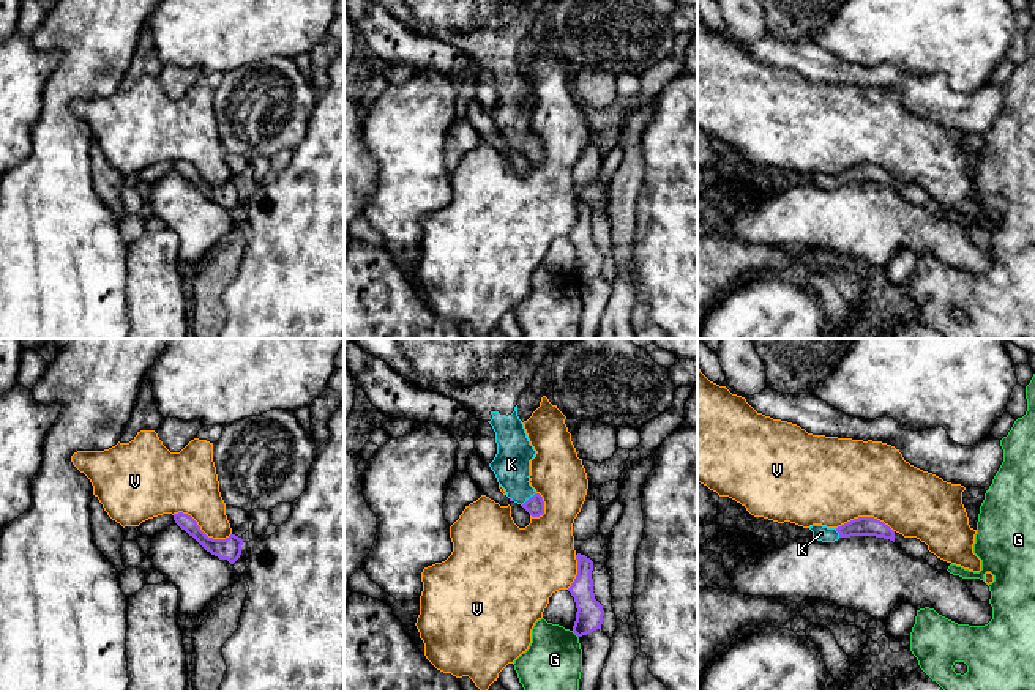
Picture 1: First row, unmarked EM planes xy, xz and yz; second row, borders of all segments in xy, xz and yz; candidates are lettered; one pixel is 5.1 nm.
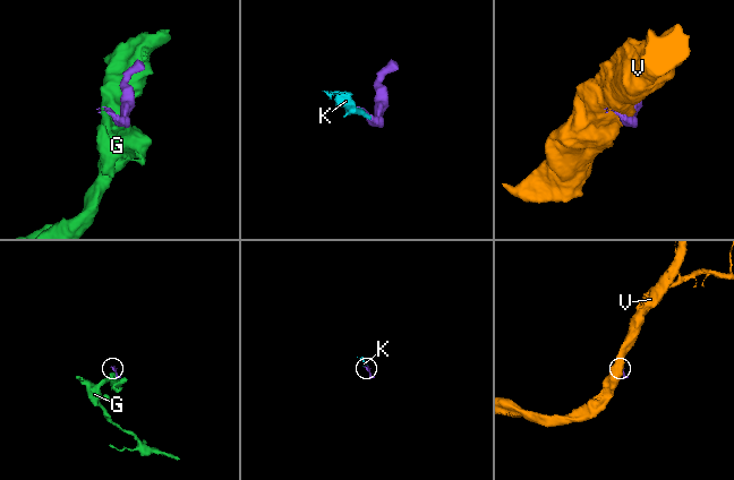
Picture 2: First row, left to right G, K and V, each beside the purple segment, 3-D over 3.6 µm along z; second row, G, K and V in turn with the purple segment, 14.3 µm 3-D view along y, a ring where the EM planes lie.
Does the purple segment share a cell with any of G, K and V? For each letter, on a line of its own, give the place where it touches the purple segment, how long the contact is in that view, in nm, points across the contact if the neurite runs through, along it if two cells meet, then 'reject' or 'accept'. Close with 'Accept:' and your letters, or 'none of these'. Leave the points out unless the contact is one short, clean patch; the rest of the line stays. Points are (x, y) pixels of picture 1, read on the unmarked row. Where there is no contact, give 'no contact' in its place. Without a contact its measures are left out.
G: meets purple in xz at (575, 279); contact 50 nm long; reject
K: meets purple in xz at (529, 145); contact 100 nm long; runs through xz (535, 153), (529, 145), (516, 133), (511, 111); accept
V: meets purple in xy at (199, 175); contact 320 nm long; reject
Accept: K

